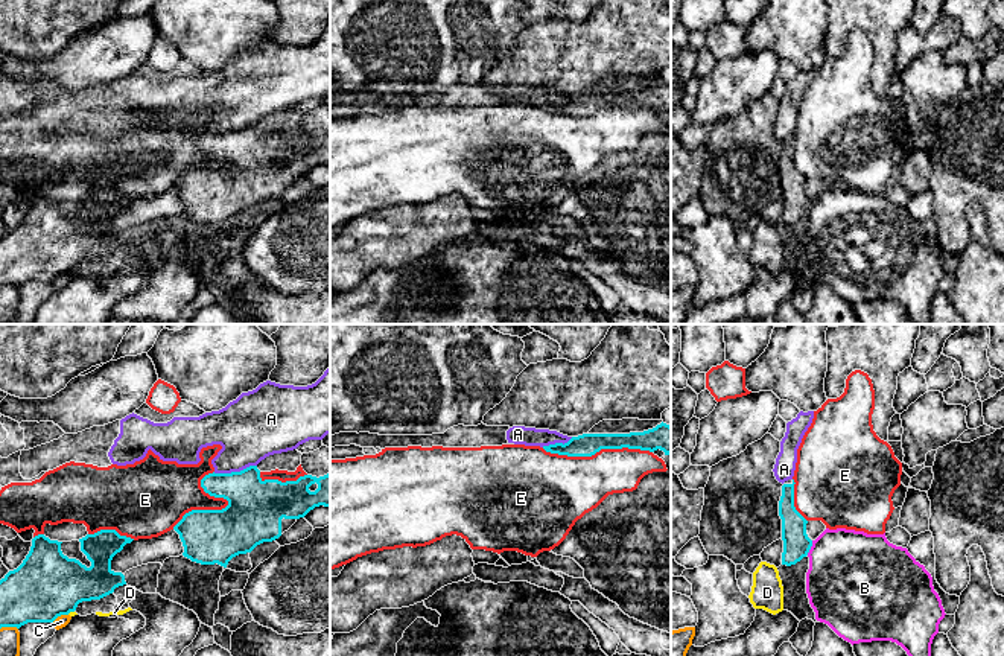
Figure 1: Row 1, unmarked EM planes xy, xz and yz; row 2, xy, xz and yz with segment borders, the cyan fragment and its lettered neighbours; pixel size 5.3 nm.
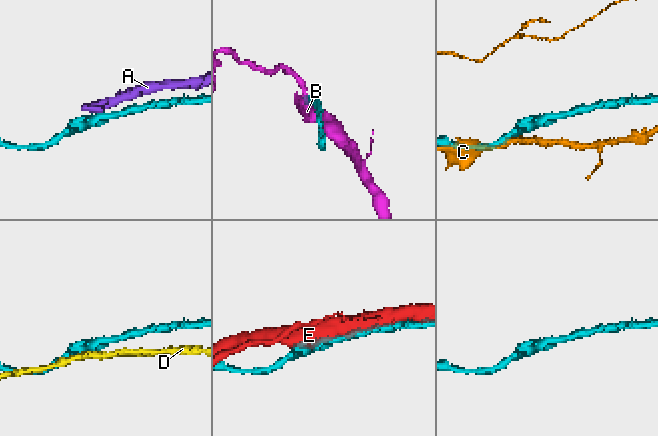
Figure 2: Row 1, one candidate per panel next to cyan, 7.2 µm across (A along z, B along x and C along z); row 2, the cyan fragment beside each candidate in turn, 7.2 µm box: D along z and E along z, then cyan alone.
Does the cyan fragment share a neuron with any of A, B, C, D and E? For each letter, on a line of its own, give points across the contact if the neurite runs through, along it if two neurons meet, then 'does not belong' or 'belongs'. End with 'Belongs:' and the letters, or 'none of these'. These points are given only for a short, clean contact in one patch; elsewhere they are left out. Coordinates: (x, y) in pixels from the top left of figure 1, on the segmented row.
A: border along xy (256, 464), (233, 472), (213, 472); does not belong
B: does not belong
C: does not belong
D: does not belong
E: does not belong
Belongs: none of these

